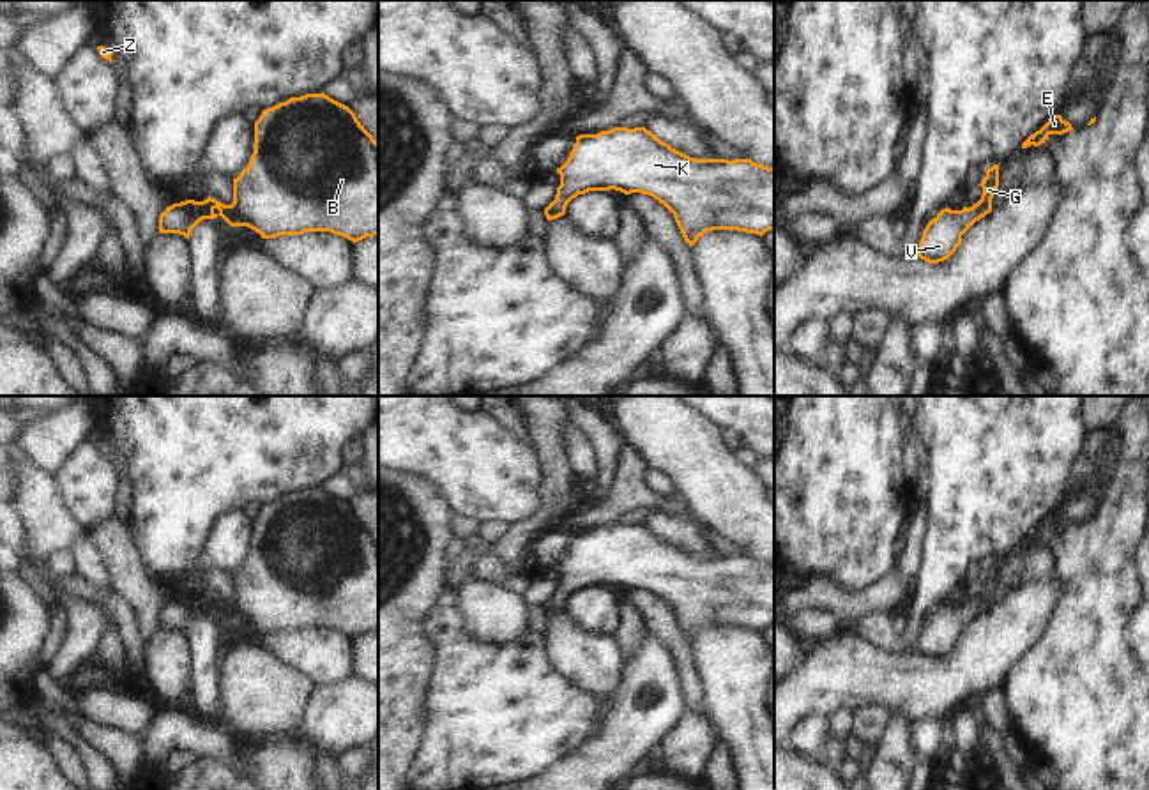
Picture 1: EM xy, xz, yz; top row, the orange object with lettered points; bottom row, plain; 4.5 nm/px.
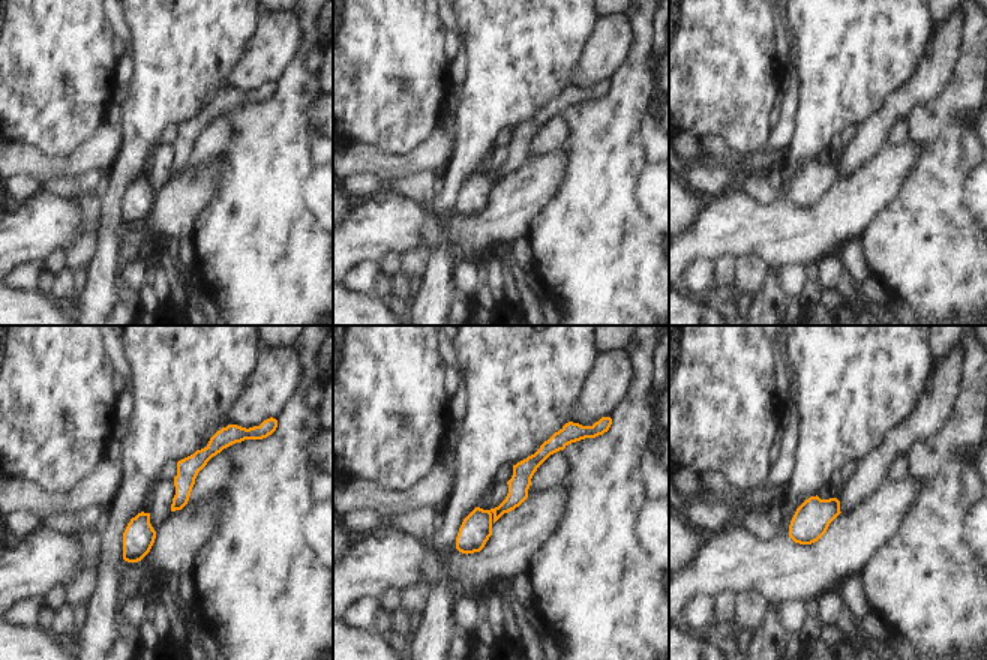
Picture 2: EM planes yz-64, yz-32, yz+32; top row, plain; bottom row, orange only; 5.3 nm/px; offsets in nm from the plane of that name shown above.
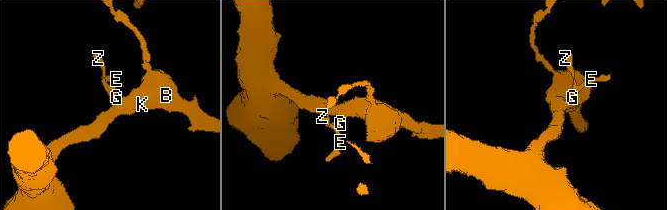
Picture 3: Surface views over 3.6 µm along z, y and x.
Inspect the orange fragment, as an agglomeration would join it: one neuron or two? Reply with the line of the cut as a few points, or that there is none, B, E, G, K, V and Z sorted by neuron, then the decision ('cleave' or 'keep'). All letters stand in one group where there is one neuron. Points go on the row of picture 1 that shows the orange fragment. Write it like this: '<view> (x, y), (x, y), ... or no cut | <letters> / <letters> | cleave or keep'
no cut | B E G K V Z | keep

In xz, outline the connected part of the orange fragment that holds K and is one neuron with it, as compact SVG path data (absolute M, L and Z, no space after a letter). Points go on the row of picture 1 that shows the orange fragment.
M613 127L597 134L580 134L567 157L557 168L560 186L544 209L548 221L566 214L567 203L589 191L642 193L663 203L691 246L707 232L737 230L764 235L774 230L774 168L751 159L693 159L656 138L645 127Z

